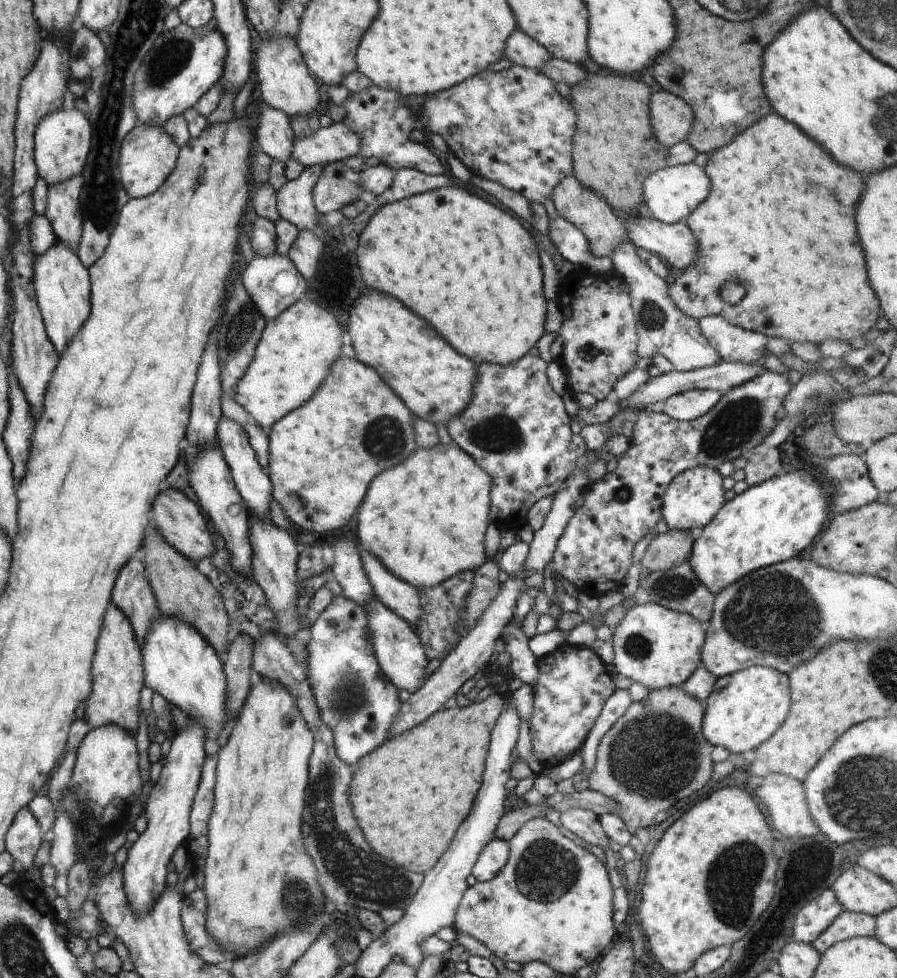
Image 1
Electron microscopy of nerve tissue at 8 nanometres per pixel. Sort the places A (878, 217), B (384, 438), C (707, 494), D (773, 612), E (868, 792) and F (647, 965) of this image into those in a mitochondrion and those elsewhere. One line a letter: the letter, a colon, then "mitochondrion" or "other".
A: other
B: mitochondrion
C: other
D: mitochondrion
E: mitochondrion
F: other

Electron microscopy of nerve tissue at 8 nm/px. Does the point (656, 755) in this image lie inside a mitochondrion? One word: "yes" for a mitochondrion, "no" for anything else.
yes

